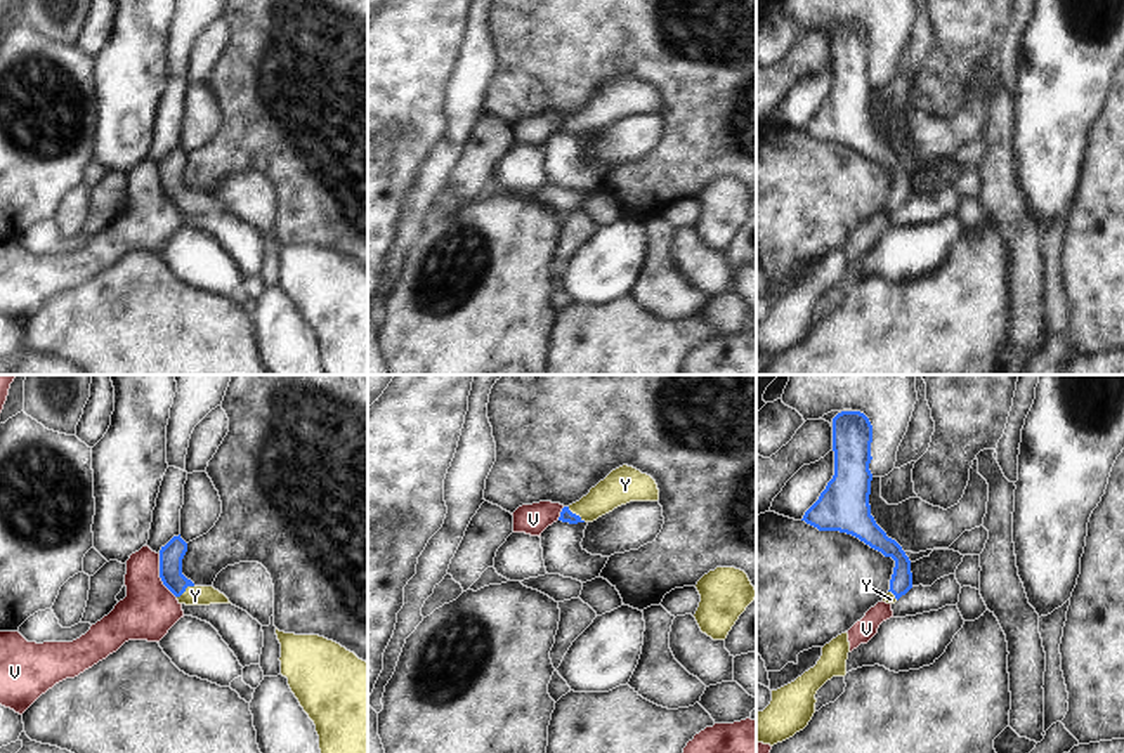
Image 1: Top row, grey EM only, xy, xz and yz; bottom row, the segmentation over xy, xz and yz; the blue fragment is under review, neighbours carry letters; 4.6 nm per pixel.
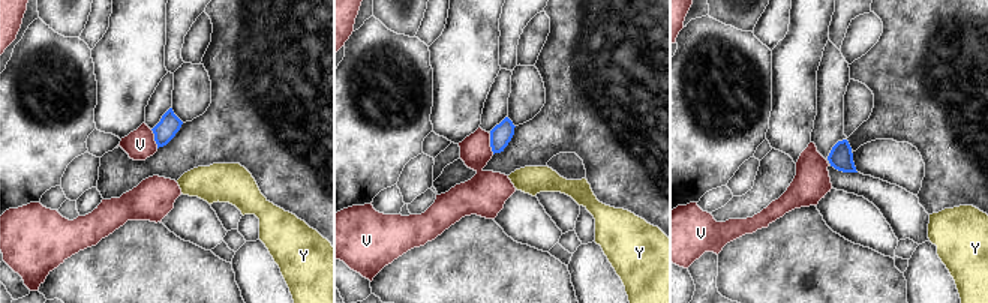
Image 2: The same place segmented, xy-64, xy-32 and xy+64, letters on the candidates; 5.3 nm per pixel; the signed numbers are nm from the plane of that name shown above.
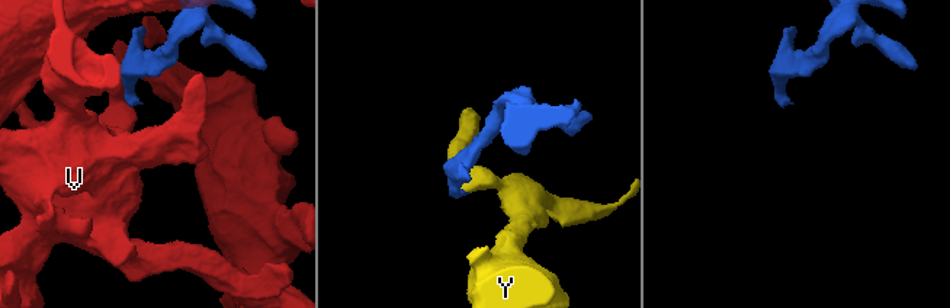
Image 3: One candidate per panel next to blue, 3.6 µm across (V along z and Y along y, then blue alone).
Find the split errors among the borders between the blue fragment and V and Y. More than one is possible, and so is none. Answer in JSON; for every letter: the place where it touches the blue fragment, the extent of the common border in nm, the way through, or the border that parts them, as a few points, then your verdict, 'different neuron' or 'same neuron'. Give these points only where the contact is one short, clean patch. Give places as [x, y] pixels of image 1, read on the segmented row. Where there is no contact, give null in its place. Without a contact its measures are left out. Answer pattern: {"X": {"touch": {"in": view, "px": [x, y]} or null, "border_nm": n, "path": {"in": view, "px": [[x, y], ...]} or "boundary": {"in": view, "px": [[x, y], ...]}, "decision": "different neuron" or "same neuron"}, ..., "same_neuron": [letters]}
{"V": {"touch": {"in": "xy", "px": [160, 576]}, "border_nm": 220, "boundary": {"in": "xy", "px": [[158, 554], [158, 576], [176, 597]]}, "decision": "different neuron"}, "Y": {"touch": {"in": "xz", "px": [575, 514]}, "border_nm": 110, "path": {"in": "xz", "px": [[566, 516], [575, 514], [587, 510], [620, 486]]}, "decision": "same neuron"}, "same_neuron": ["Y"]}

